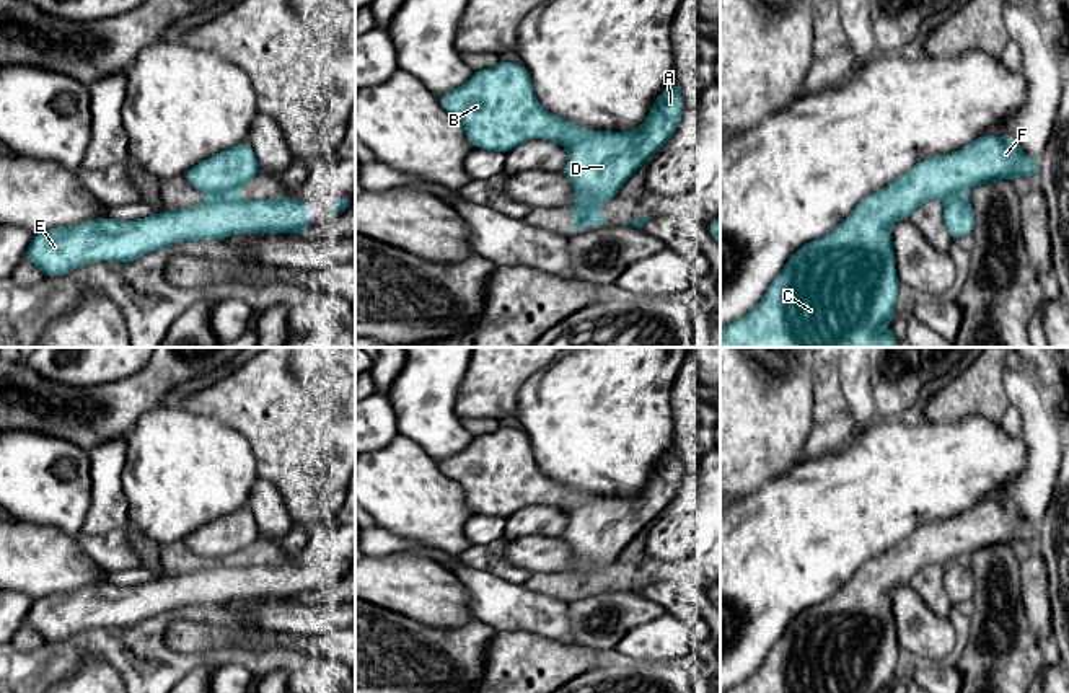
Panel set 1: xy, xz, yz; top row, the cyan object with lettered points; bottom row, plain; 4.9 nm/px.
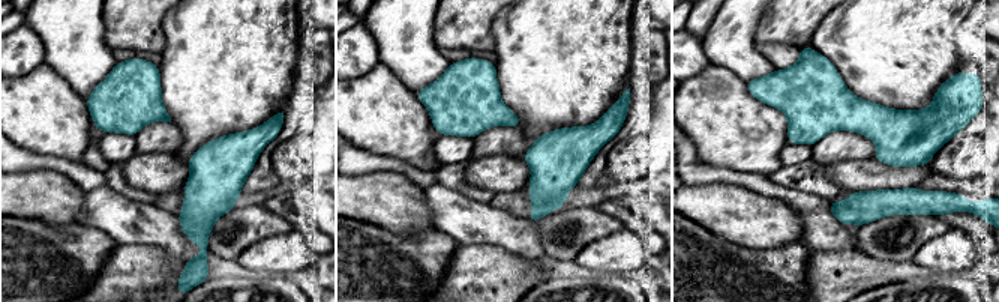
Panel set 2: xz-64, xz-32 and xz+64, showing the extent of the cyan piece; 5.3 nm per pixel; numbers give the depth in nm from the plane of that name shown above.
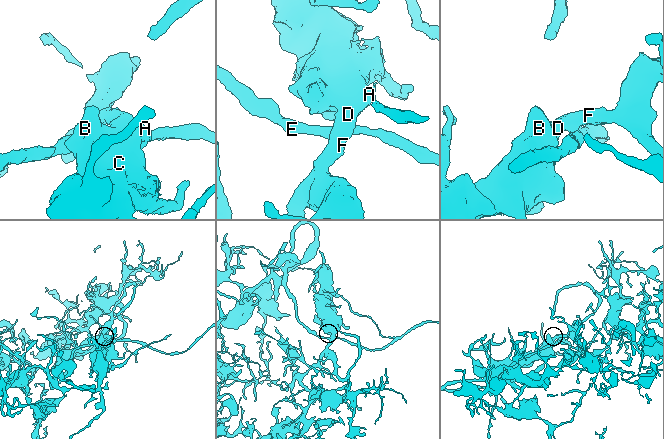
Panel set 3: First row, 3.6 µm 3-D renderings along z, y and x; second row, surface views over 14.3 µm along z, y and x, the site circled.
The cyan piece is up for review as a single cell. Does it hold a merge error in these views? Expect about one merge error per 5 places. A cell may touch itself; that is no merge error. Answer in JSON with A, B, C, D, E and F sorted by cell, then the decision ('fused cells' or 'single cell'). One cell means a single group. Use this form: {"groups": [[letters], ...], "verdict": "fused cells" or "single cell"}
{"groups": [["A", "B", "C", "D", "E", "F"]], "verdict": "single cell"}

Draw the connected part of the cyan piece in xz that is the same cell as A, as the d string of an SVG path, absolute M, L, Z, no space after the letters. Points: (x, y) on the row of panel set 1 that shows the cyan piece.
M507 60L474 72L464 85L438 96L438 101L443 109L464 124L473 148L507 153L531 139L561 143L569 152L569 160L561 173L574 184L577 194L575 202L569 205L575 217L572 232L588 225L609 225L601 217L600 205L616 197L624 183L675 135L684 109L680 85L670 83L637 129L627 132L583 129L543 109L528 68Z

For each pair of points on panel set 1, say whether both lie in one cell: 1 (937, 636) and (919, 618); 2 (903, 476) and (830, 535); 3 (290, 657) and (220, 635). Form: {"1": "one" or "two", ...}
{"1": "one", "2": "one", "3": "two"}

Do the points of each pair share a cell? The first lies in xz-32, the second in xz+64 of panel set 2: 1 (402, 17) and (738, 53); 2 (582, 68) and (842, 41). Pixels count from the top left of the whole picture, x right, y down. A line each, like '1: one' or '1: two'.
1: one
2: one

